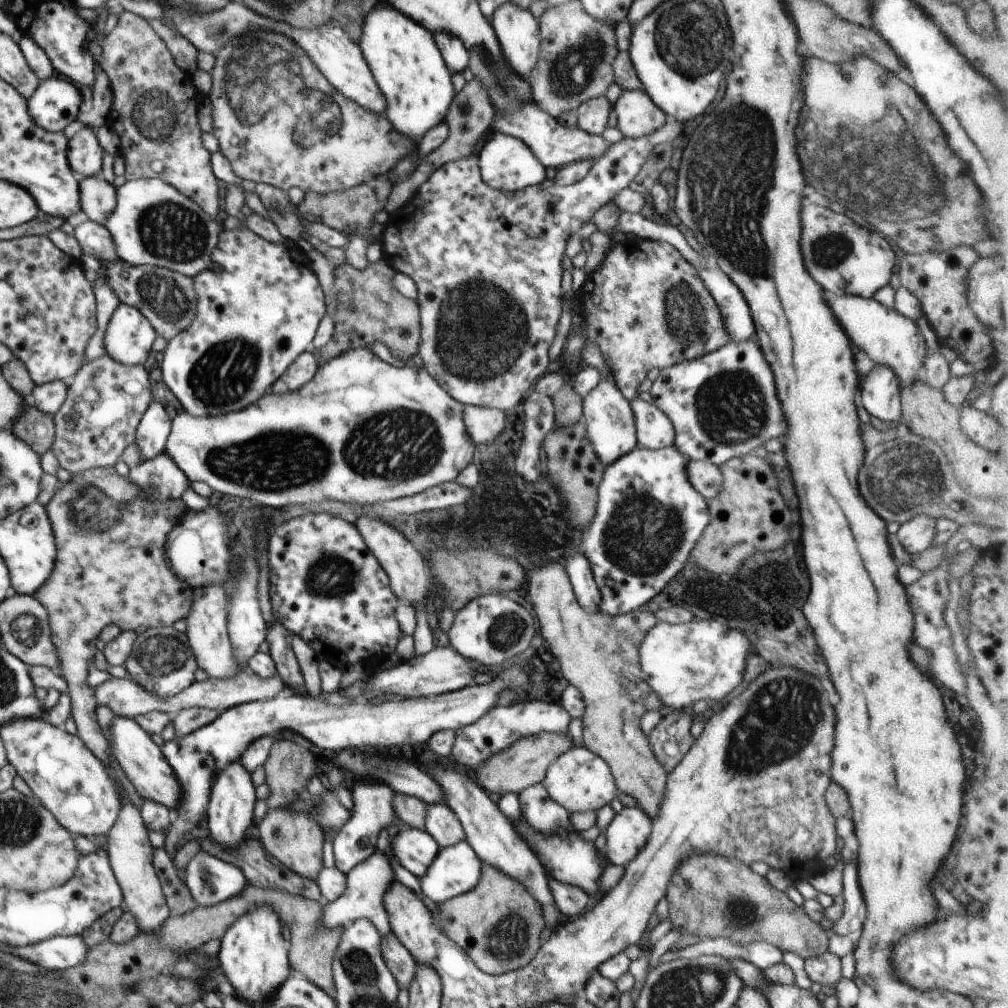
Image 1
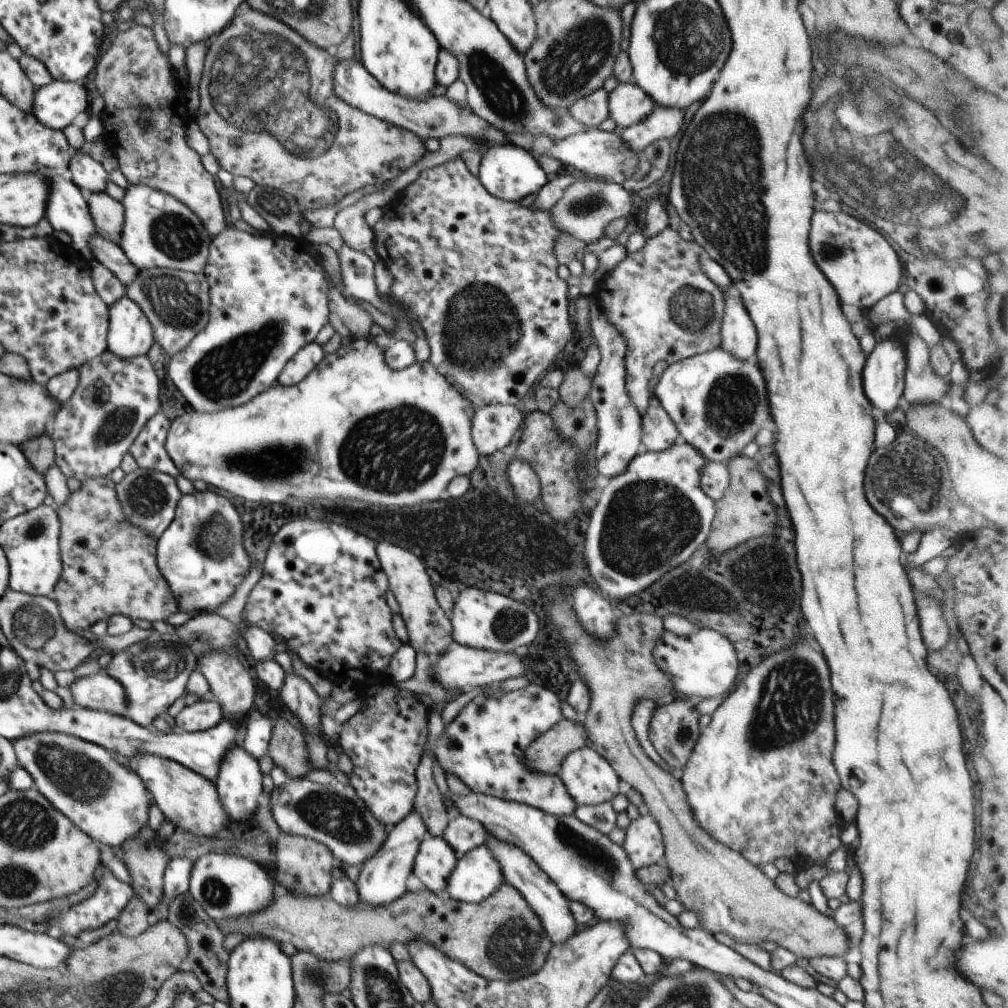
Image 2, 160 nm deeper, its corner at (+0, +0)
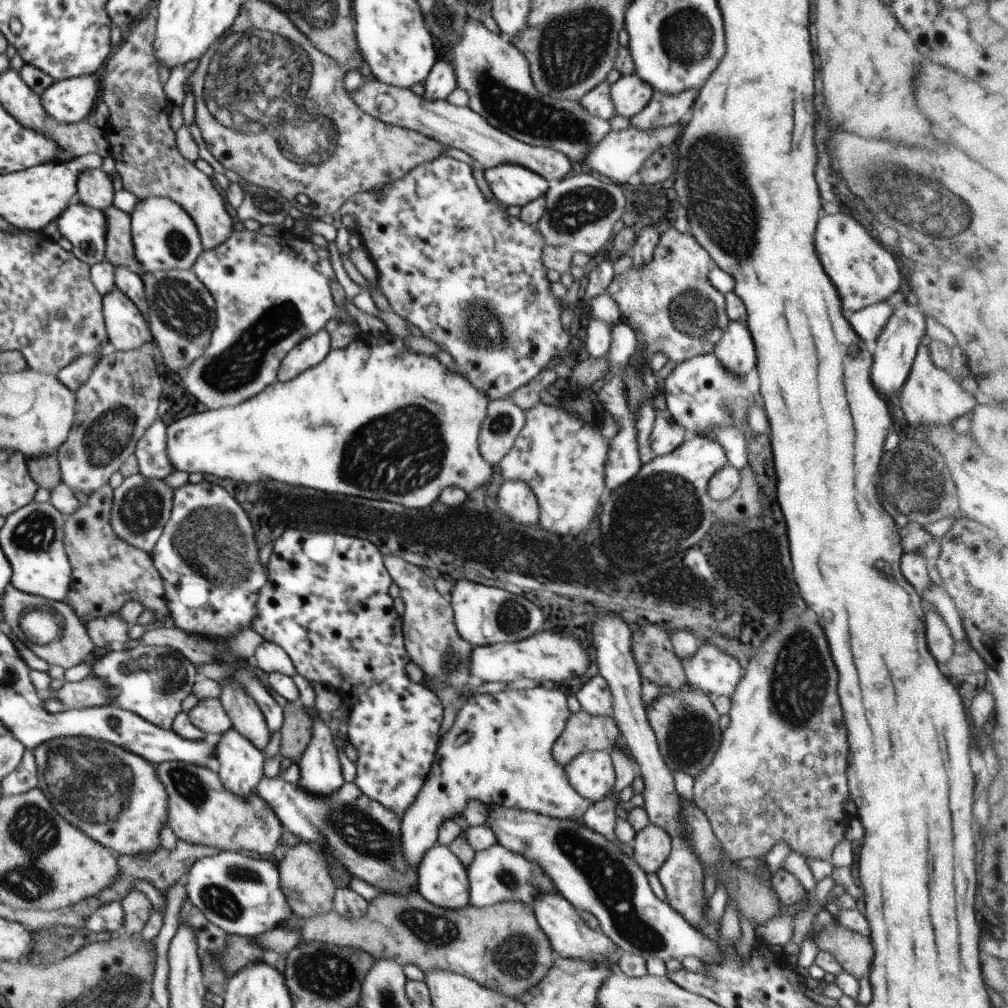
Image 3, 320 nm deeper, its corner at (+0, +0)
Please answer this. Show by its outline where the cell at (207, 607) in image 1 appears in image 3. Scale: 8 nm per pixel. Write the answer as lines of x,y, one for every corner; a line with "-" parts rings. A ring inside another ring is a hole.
232,680
222,683
221,689
222,694
219,699
230,717
231,727
264,752
271,739
271,732
260,707
238,683

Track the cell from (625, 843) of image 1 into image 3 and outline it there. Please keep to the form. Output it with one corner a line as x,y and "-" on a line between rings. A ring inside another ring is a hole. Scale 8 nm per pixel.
654,824
635,834
634,860
645,873
655,872
664,866
671,853
670,835

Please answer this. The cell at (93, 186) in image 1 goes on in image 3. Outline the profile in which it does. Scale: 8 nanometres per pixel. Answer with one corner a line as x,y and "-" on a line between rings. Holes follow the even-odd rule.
114,206
108,207
104,212
107,220
106,260
110,261
115,268
124,267
142,278
146,272
135,257
131,216

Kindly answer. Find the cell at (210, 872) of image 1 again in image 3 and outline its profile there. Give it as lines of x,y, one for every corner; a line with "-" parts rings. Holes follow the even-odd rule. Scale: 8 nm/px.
220,851
218,854
214,856
207,856
201,859
198,859
191,867
190,870
187,872
186,876
184,877
186,890
187,890
187,899
194,905
196,908
199,908
202,911
202,914
206,916
206,918
216,926
219,926
224,932
227,932
229,935
240,935
243,937
248,937
249,939
256,939
261,934
272,930
278,926
282,926
283,923
286,923
291,918
291,908
287,903
286,897
282,892
280,886
280,875
277,864
270,860
263,860
260,859
258,856
251,855
251,854
244,854
234,851

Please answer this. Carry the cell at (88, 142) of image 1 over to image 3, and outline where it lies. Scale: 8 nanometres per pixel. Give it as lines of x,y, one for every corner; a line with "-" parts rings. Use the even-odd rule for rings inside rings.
101,169
84,171
77,182
76,200
83,205
105,211
115,195
112,180

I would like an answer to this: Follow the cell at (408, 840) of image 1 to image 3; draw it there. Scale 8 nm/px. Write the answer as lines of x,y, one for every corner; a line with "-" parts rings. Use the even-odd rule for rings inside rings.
434,845
417,866
417,889
428,902
443,909
463,909
472,905
469,897
467,868
446,845

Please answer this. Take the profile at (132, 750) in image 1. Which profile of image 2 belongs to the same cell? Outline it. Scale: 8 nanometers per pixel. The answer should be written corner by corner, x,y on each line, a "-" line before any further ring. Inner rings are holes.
140,754
136,756
134,772
150,792
153,803
158,806
162,815
175,828
190,832
194,836
216,837
218,832
228,828
232,823
230,816
226,816
224,808
220,806
218,790
210,780
192,772
175,761
155,756
154,754

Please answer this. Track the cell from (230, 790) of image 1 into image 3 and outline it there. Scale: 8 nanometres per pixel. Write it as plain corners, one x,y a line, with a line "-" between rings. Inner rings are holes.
230,727
215,746
215,759
218,762
217,773
222,784
234,794
245,797
255,792
260,779
265,776
263,771
266,756
237,730

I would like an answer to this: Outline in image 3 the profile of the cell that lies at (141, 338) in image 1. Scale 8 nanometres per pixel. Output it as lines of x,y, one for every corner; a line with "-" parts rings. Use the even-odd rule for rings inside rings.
115,286
101,301
108,340
118,351
150,348
149,323
126,293

